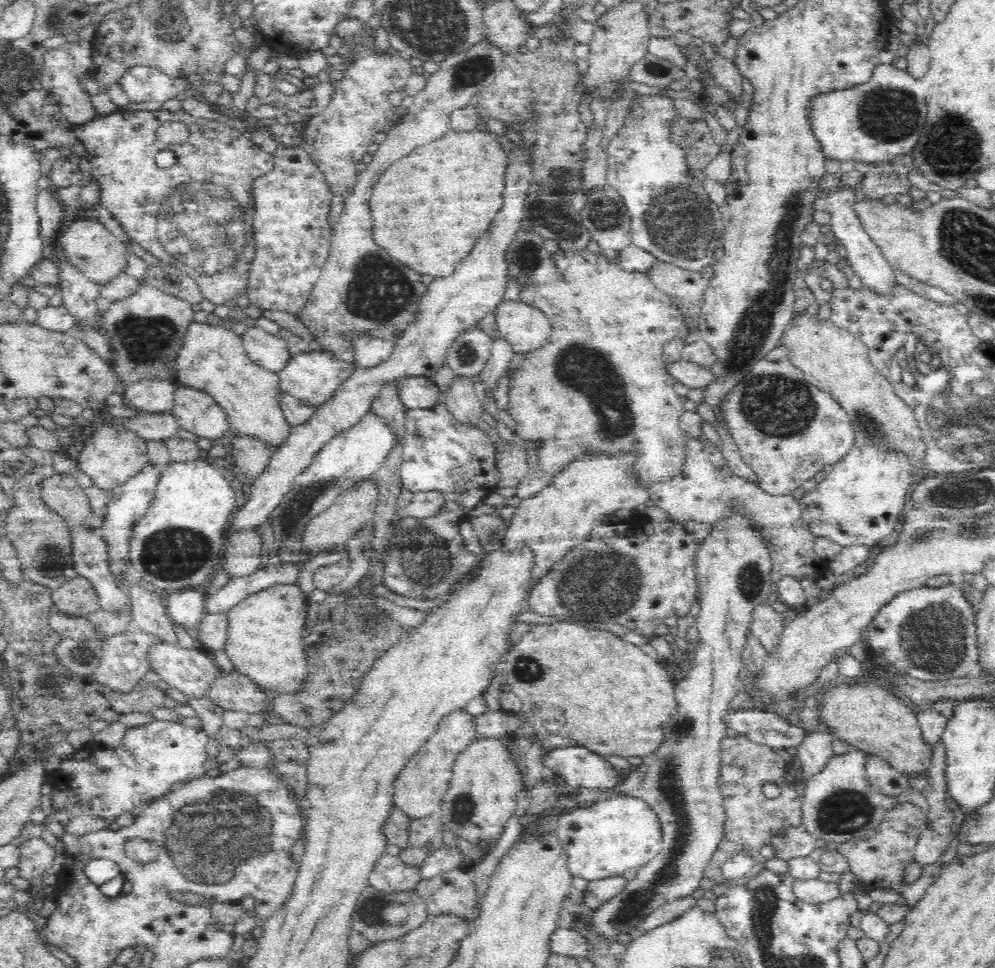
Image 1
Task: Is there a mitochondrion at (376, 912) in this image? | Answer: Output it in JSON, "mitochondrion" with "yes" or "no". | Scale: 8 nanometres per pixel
{"mitochondrion":"yes"}

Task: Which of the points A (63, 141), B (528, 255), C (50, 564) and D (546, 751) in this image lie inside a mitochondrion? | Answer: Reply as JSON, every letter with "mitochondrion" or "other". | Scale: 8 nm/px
{"A":"other","B":"mitochondrion","C":"mitochondrion","D":"other"}

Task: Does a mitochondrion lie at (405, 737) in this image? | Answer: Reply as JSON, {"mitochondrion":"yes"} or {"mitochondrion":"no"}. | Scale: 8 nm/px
{"mitochondrion":"no"}

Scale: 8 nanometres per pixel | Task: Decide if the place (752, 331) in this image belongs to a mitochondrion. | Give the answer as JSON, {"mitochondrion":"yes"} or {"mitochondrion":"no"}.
{"mitochondrion":"yes"}

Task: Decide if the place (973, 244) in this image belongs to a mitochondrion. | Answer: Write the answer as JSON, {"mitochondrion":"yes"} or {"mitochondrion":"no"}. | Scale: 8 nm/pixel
{"mitochondrion":"yes"}

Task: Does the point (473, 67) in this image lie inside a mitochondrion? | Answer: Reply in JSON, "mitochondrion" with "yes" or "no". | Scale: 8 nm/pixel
{"mitochondrion":"yes"}

